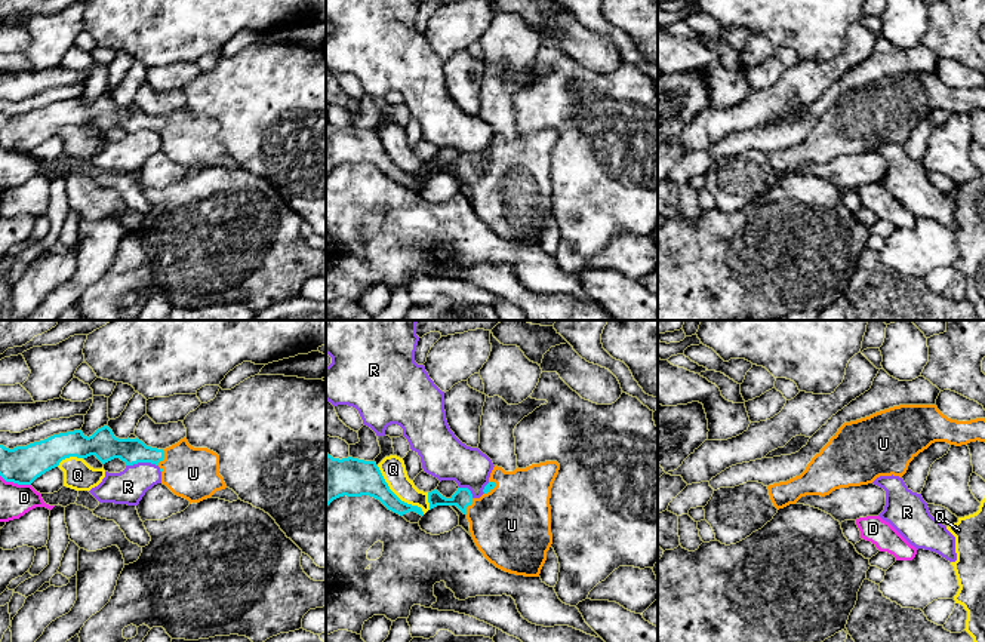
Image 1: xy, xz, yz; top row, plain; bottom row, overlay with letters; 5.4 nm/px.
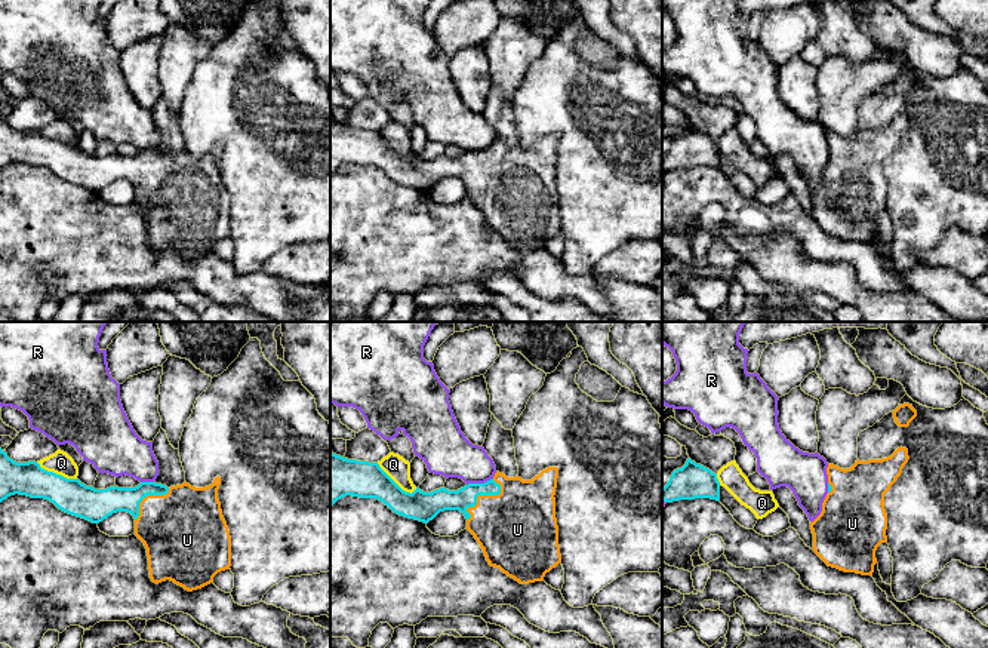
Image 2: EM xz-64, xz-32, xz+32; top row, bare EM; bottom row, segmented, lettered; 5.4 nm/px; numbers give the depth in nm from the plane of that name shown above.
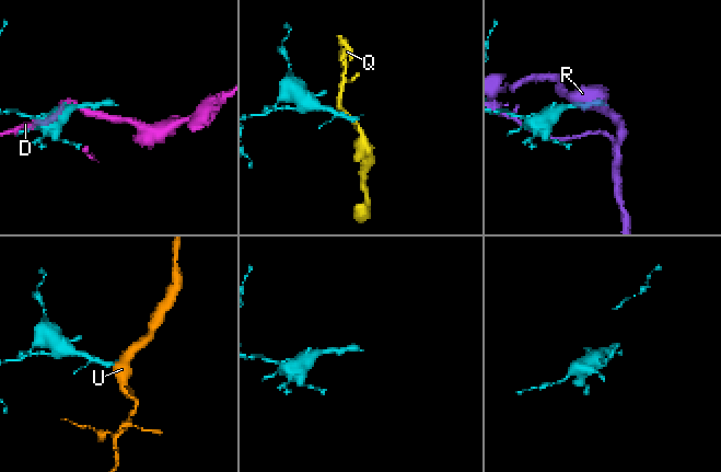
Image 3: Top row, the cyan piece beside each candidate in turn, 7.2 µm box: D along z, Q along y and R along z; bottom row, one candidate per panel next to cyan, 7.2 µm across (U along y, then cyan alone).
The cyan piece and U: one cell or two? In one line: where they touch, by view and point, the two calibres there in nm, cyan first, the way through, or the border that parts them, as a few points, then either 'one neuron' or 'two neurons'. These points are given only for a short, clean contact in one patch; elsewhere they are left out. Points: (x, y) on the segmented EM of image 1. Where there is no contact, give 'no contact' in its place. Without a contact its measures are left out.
contact xy (163, 457); calibres 140 and 280 nm; way xy (132, 451), (163, 457), (193, 473); one neuron

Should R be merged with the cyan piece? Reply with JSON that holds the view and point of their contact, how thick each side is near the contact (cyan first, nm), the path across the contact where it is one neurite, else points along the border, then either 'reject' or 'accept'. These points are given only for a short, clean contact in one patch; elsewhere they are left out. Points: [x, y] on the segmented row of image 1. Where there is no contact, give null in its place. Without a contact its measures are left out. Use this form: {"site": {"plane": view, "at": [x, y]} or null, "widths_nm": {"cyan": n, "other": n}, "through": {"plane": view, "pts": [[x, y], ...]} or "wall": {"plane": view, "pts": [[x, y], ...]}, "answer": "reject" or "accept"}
{"site": {"plane": "xy", "at": [141, 461]}, "widths_nm": {"cyan": 160, "other": 190}, "wall": {"plane": "xy", "pts": [[157, 464], [134, 463], [126, 466]]}, "answer": "reject"}

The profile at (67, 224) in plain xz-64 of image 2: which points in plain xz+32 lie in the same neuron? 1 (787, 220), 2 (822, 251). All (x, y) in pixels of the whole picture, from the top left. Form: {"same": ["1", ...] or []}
{"same": ["1", "2"]}

